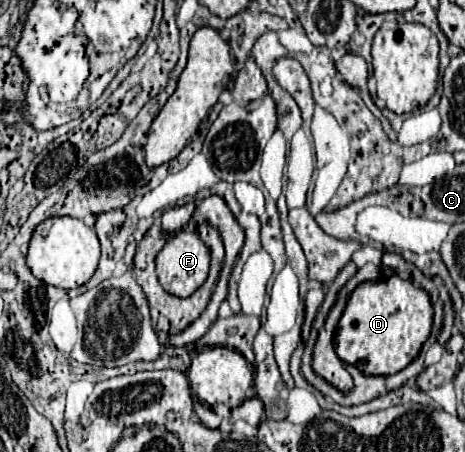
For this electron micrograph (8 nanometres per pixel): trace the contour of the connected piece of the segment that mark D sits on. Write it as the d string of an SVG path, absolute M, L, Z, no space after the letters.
M399 276L363 282L351 292L337 324L335 352L345 364L367 372L367 376L391 376L415 360L423 342L431 334L431 324L433 306L423 288L417 288Z

